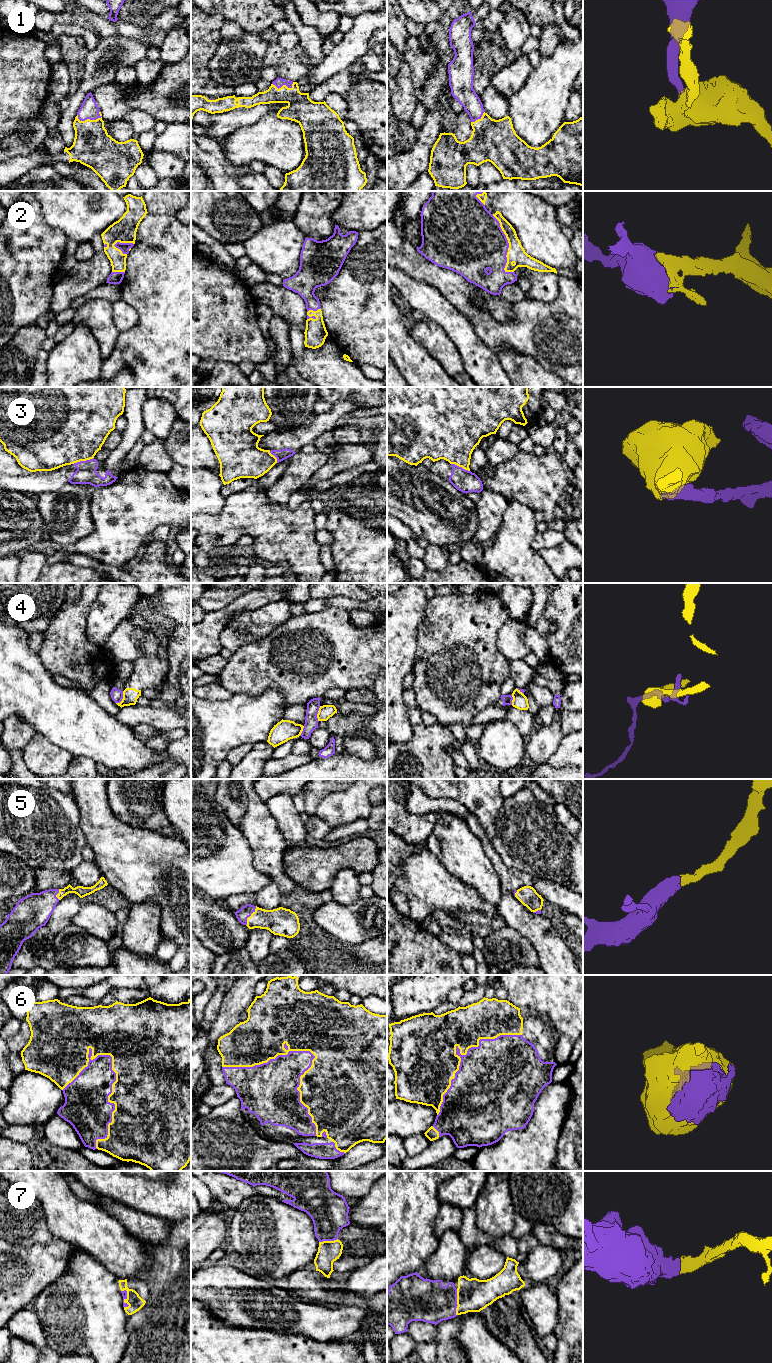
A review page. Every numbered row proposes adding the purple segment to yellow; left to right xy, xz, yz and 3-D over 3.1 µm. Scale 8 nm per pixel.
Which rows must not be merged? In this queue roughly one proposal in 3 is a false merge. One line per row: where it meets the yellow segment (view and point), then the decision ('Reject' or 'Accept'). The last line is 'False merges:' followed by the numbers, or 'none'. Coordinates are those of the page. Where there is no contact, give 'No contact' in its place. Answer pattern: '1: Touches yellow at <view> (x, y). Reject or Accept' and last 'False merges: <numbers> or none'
1: Touches yellow at xy (88, 119). Accept
2: Touches yellow at yz (509, 246). Accept
3: Touches yellow at xy (83, 460). Reject
4: Touches yellow at xy (123, 698). Reject
5: Touches yellow at xz (250, 916). Accept
6: Touches yellow at xz (308, 1050). Accept
7: Touches yellow at xy (127, 1298). Accept
False merges: 3, 4

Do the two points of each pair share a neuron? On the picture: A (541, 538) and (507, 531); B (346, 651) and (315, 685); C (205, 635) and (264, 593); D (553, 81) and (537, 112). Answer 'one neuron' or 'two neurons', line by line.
A: two neurons
B: one neuron
C: one neuron
D: one neuron

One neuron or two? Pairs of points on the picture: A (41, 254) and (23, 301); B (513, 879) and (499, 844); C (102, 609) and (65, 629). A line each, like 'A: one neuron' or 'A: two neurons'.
A: one neuron
B: two neurons
C: two neurons

